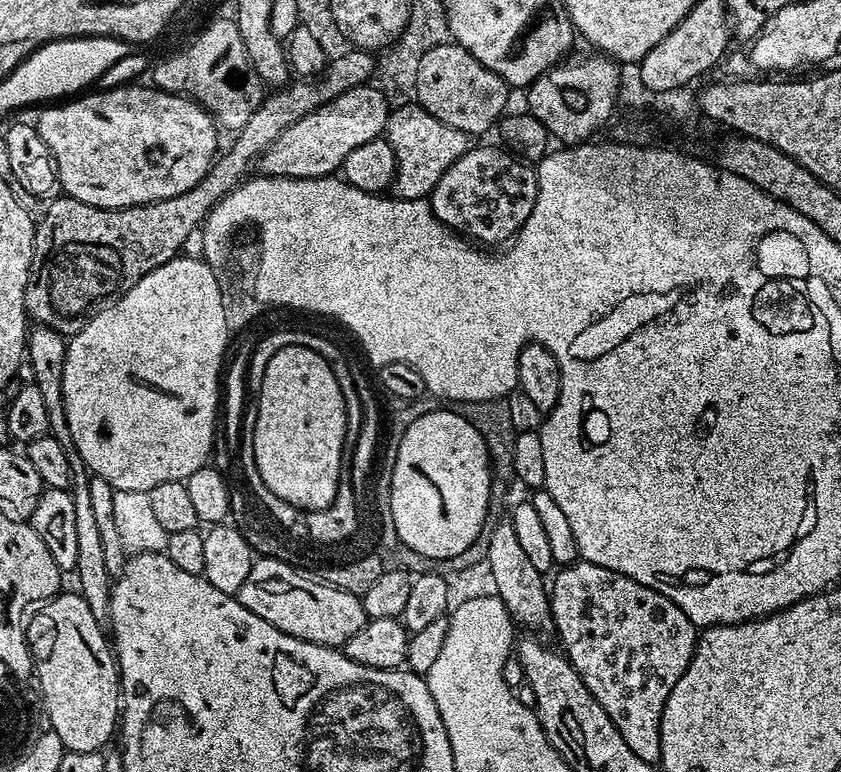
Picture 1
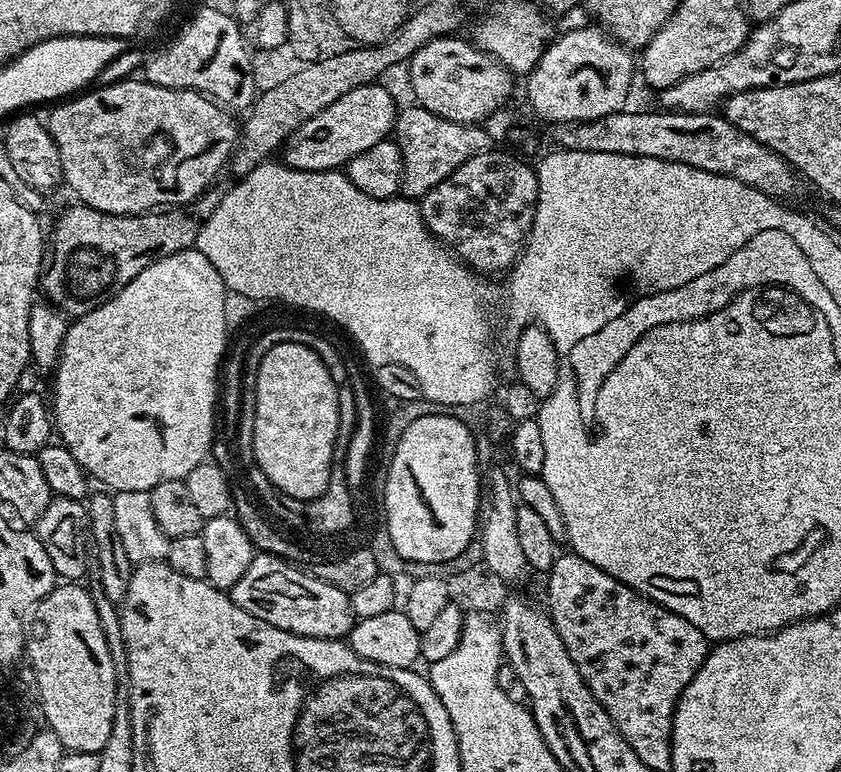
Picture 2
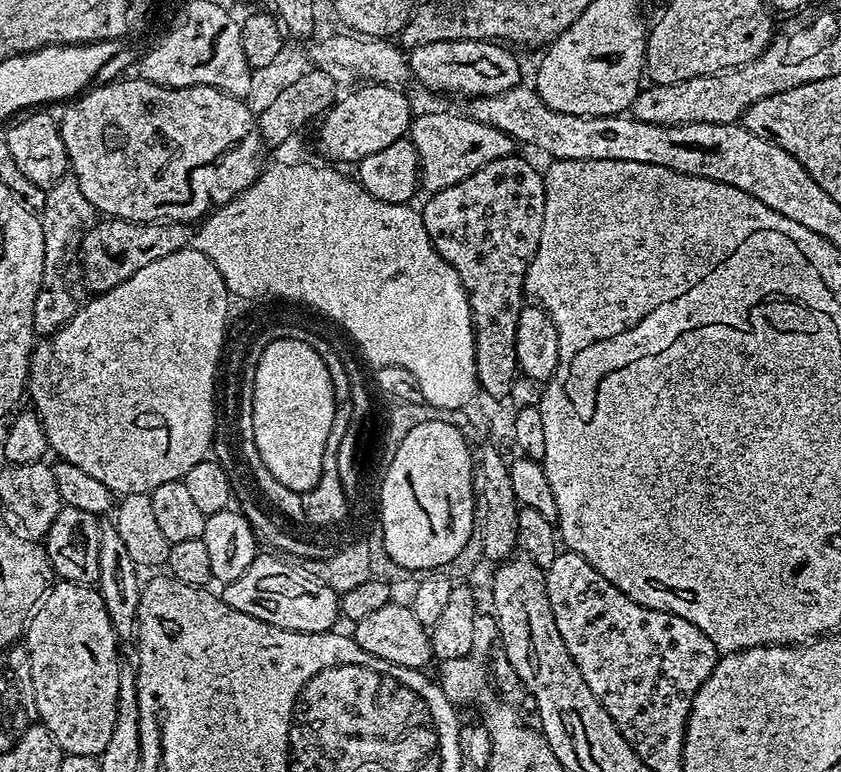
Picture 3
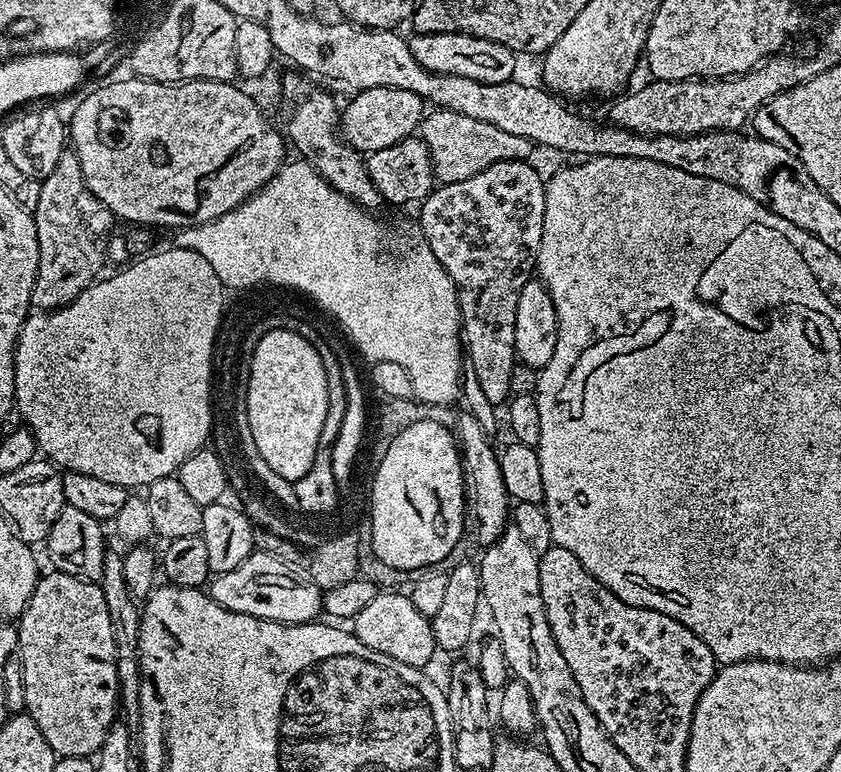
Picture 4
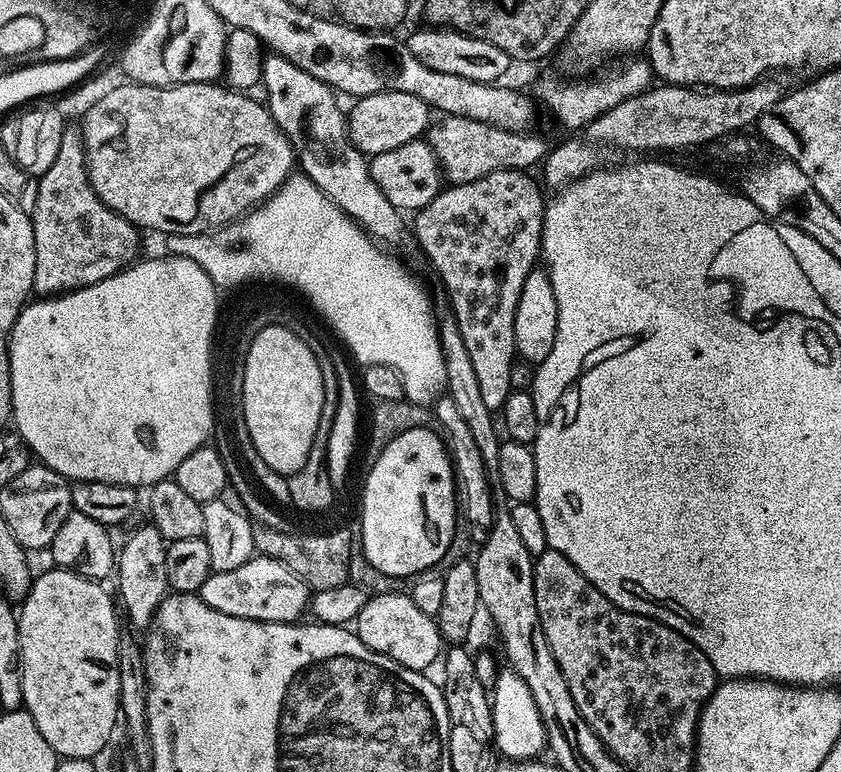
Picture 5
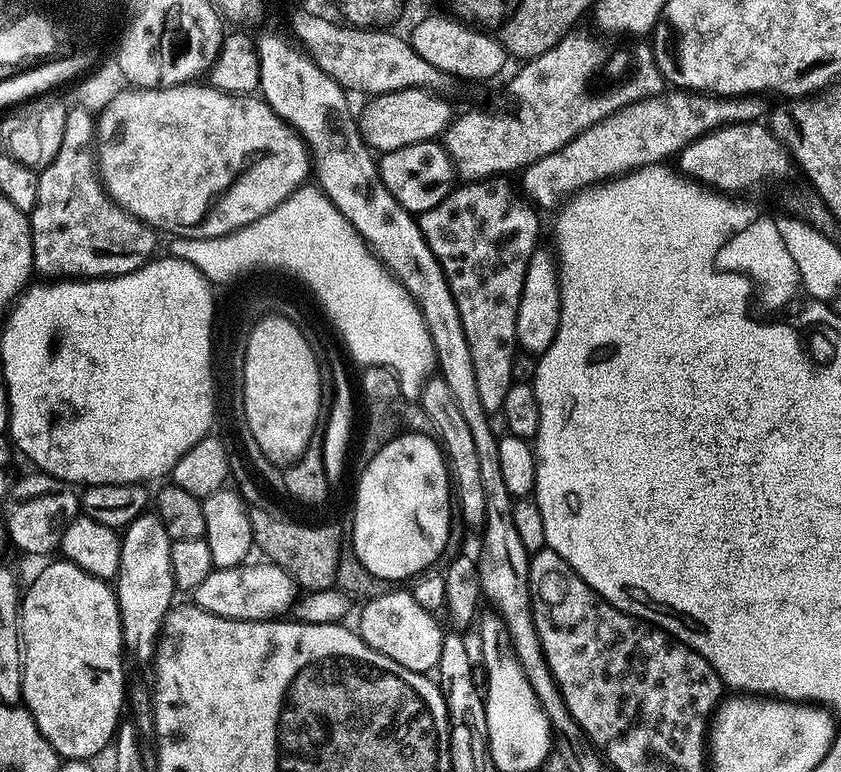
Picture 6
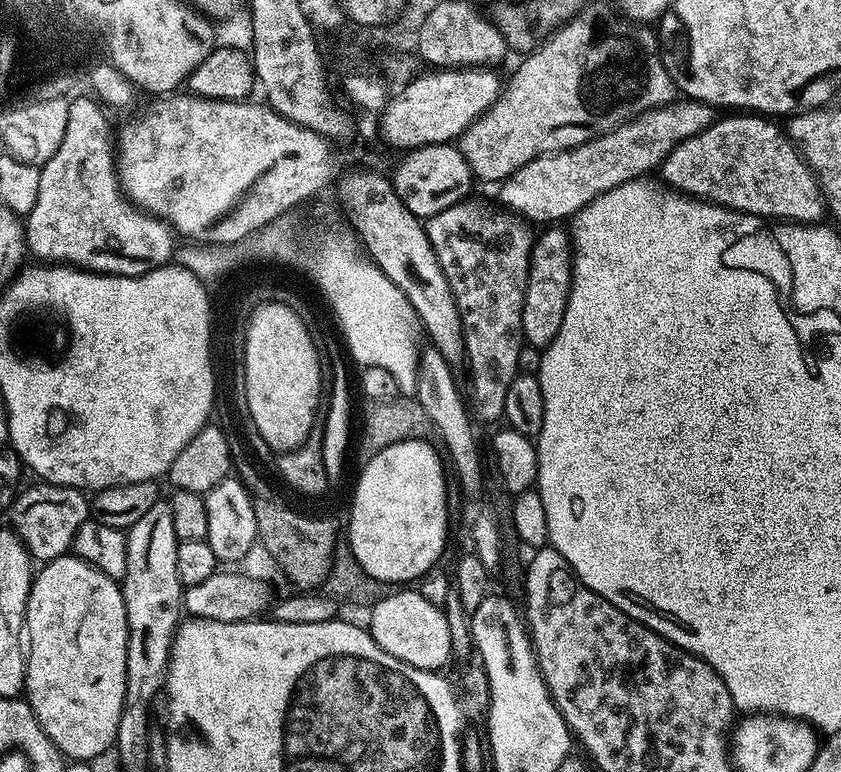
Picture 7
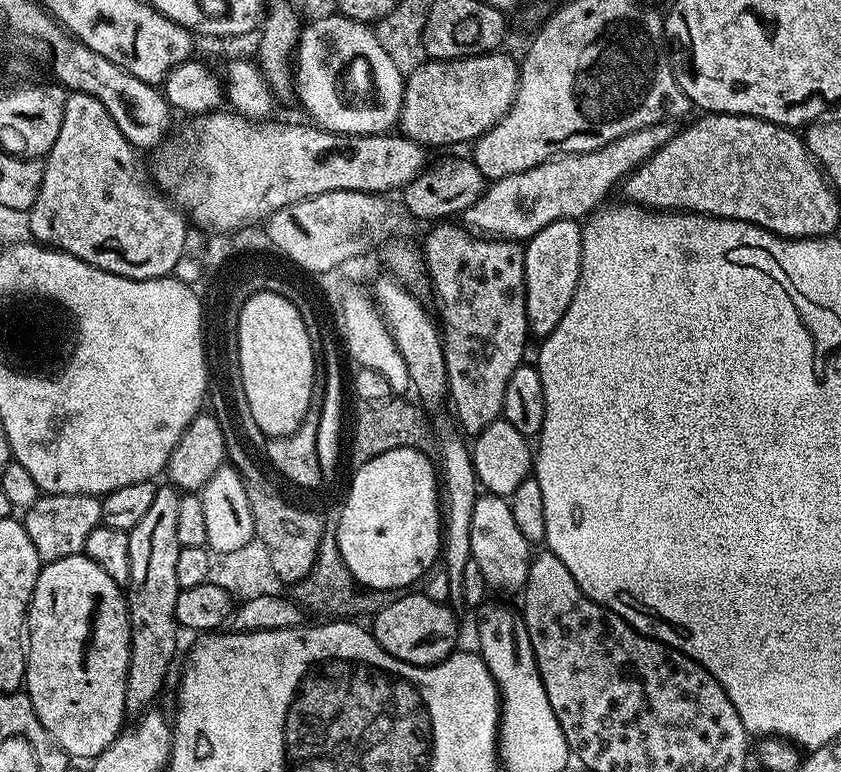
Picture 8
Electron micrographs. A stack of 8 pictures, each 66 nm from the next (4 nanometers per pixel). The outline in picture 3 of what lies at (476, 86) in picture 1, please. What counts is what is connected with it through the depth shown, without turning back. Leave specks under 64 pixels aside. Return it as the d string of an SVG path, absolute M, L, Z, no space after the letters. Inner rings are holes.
M447 40L446 42L426 42L426 46L418 46L407 53L411 75L424 88L432 92L461 92L464 98L473 96L489 96L505 92L517 87L520 80L520 64L516 56L503 43L491 40Z

